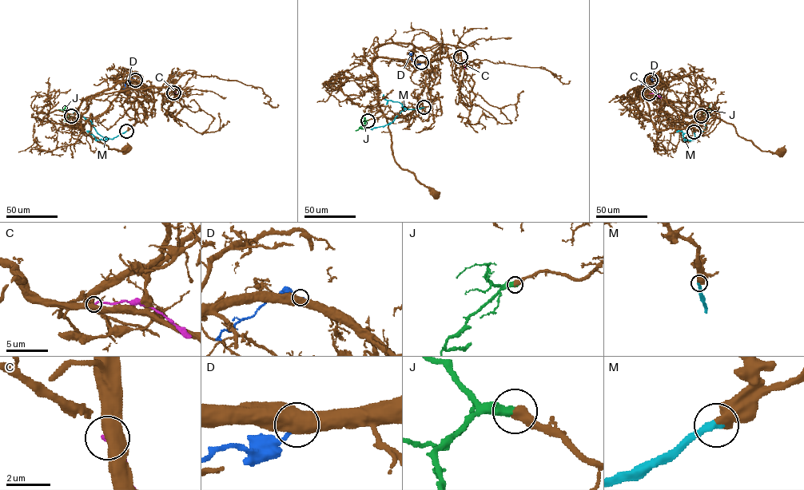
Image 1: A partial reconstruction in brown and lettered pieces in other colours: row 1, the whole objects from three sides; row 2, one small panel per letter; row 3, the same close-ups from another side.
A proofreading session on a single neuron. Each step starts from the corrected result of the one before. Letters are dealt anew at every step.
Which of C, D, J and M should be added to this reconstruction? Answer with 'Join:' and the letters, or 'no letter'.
Join: J, M

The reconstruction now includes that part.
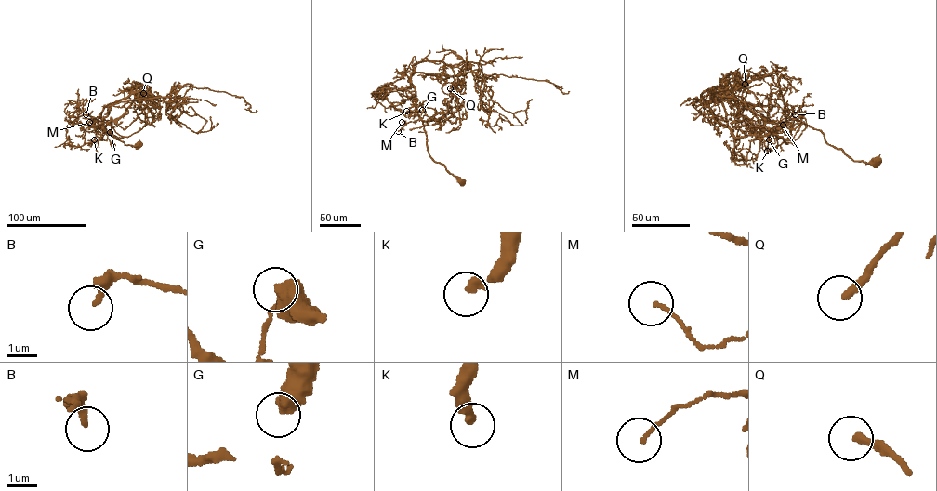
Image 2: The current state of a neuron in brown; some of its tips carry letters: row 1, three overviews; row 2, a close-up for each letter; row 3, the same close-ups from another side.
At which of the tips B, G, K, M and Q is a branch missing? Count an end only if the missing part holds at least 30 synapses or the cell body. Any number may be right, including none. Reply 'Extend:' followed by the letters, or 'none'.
Extend: K, Q

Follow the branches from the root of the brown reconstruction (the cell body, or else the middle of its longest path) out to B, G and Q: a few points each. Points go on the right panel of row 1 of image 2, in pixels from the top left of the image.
B: (876, 161), (853, 161), (840, 149), (830, 145), (821, 131), (796, 119), (789, 119), (780, 126), (795, 114)
G: (876, 161), (853, 161), (796, 119), (735, 138), (701, 95), (745, 104), (776, 148), (769, 139)
Q: (876, 161), (853, 161), (796, 119), (763, 136), (735, 138), (716, 97), (726, 80), (736, 87), (745, 84)

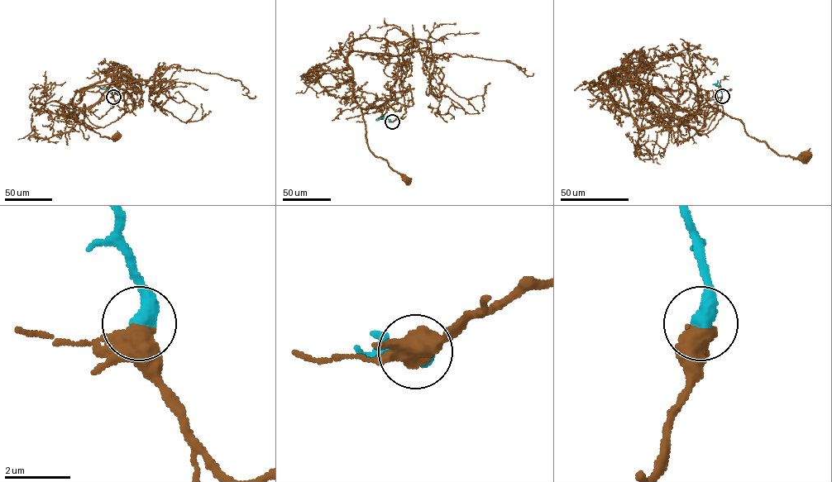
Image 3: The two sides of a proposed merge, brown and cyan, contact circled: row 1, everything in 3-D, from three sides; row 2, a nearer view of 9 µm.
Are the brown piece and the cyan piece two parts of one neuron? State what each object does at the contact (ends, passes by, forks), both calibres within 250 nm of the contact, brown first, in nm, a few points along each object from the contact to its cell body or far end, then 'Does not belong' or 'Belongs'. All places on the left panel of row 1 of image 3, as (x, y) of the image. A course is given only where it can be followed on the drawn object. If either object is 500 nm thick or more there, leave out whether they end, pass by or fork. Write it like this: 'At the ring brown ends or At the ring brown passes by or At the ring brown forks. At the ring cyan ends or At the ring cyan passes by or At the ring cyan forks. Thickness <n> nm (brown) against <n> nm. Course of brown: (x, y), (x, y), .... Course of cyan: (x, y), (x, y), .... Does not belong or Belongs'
Thickness 500 nm (brown) against 550 nm. Course of brown: (112, 97), (126, 112), (127, 85), (117, 82), (83, 89), (74, 116), (84, 104), (84, 126), (117, 136). Course of cyan: (112, 97), (109, 88), (98, 86). Belongs

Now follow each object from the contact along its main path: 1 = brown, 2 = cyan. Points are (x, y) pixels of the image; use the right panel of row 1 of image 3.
1: (722, 96), (710, 116), (672, 119), (649, 89), (599, 78), (641, 128), (712, 107), (779, 155), (805, 155)
2: (722, 96), (720, 88), (714, 84), (718, 80)

